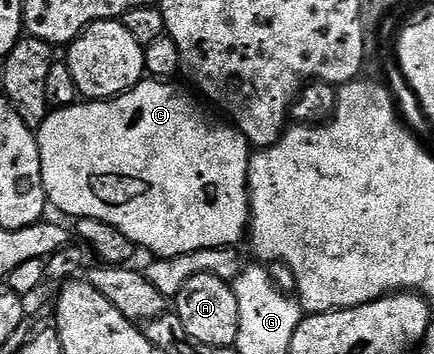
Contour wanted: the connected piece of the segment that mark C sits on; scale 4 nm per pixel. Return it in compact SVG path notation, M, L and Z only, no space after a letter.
M145 78L122 96L111 102L77 102L71 108L57 108L49 111L47 118L36 132L36 141L40 147L42 158L42 178L46 186L48 203L53 209L65 212L71 218L81 220L101 220L126 234L137 249L145 248L153 252L156 258L173 258L180 255L190 255L194 251L207 248L230 248L239 245L239 240L245 239L250 228L250 197L248 194L248 165L250 163L250 145L239 128L231 123L223 124L220 120L208 116L203 108L205 105L191 91L183 92L175 88L175 83L165 82L155 78Z

